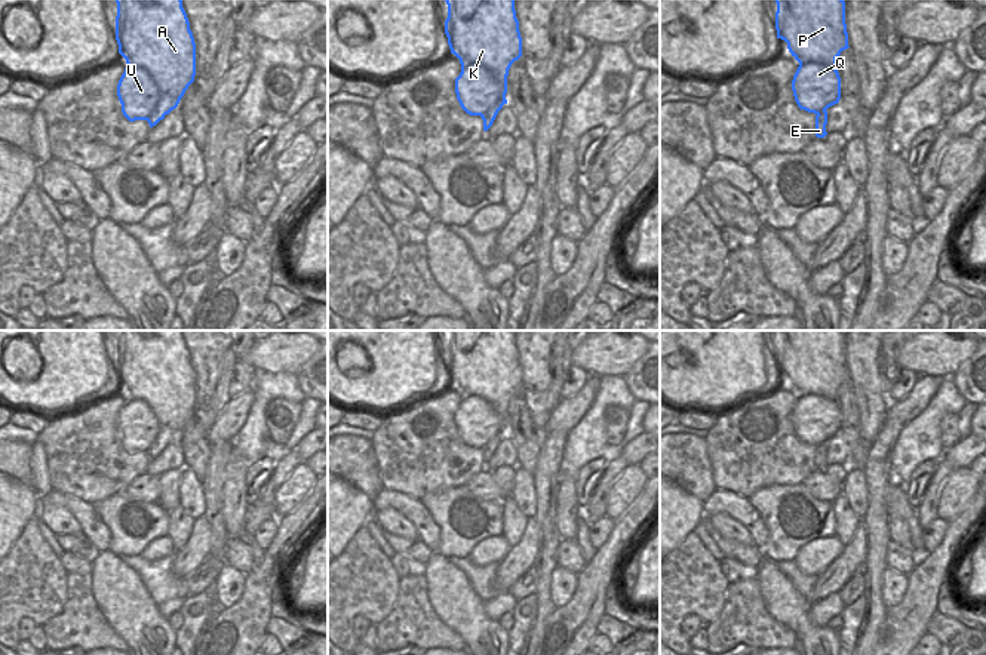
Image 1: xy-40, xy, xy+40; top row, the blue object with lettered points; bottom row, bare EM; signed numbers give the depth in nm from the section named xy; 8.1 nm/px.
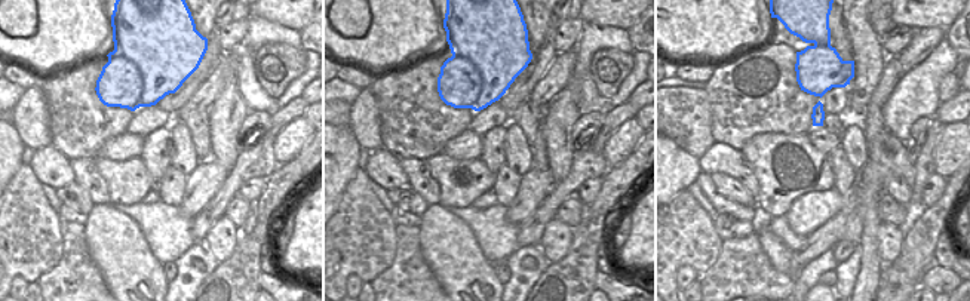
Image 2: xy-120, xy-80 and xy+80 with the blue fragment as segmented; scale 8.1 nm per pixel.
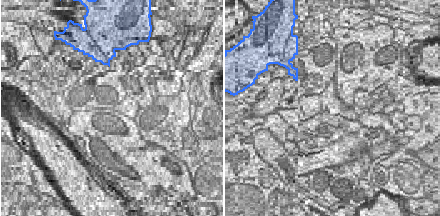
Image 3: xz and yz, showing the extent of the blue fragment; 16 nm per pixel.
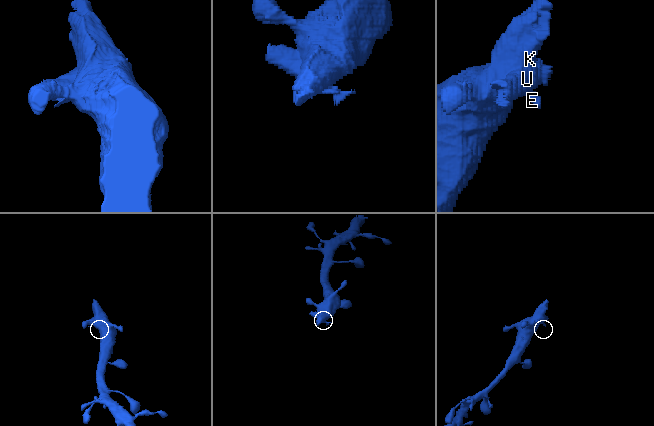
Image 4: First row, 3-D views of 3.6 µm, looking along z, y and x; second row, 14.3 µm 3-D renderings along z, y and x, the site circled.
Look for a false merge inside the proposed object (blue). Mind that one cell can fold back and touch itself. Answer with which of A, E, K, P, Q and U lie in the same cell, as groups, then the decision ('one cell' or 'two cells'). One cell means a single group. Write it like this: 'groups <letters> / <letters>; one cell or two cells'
groups A E K P / Q U; two cells

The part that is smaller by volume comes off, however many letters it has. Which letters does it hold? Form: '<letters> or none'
Q, U

